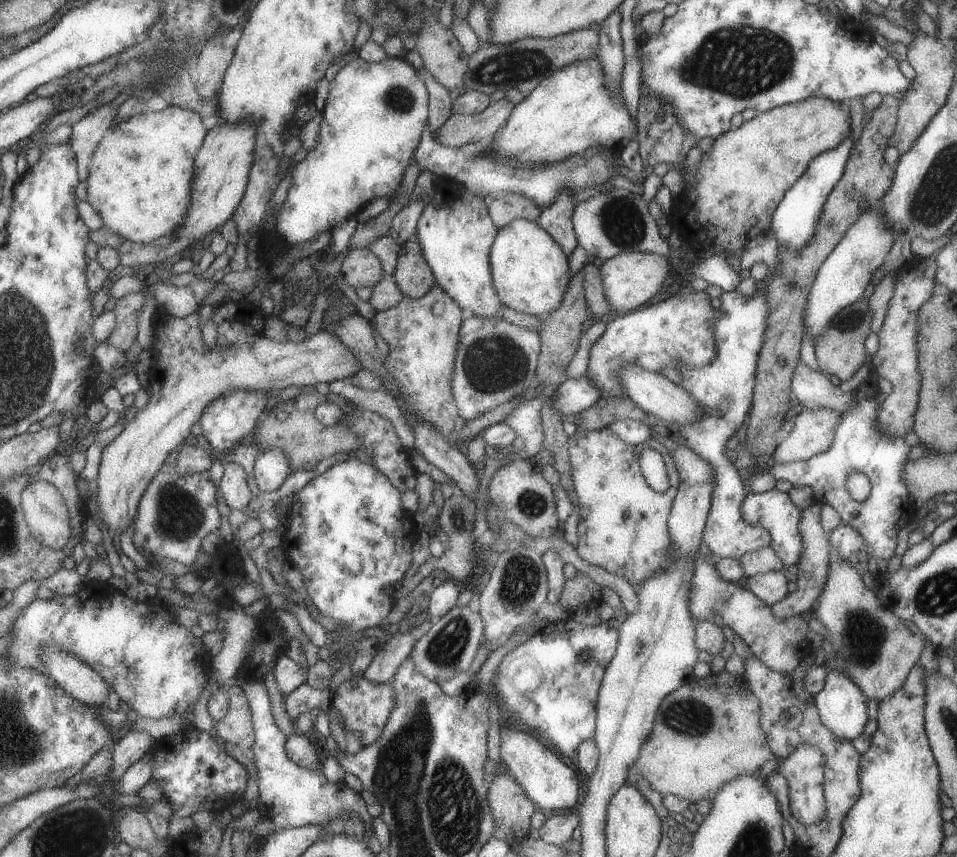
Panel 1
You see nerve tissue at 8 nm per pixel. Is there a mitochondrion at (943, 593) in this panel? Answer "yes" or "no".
yes

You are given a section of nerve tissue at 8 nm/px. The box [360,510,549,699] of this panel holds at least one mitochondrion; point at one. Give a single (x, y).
(519, 581)

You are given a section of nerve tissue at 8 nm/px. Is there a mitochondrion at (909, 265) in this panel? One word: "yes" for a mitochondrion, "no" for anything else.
no

